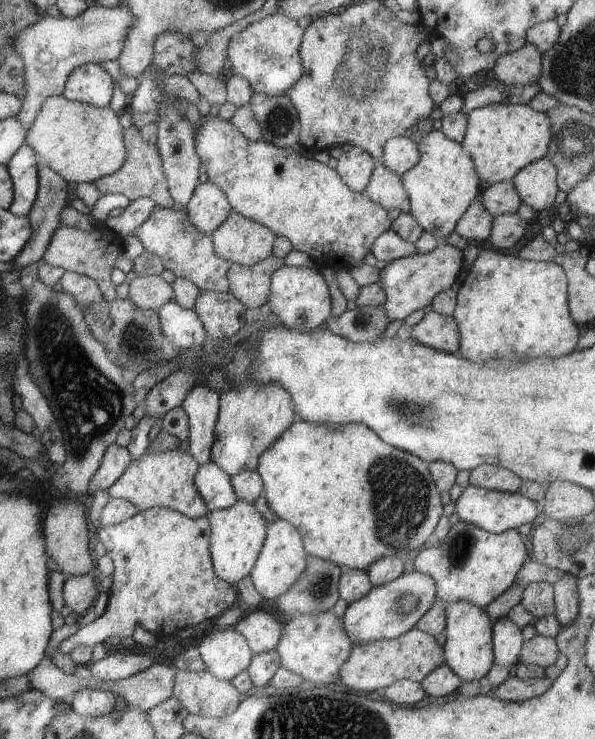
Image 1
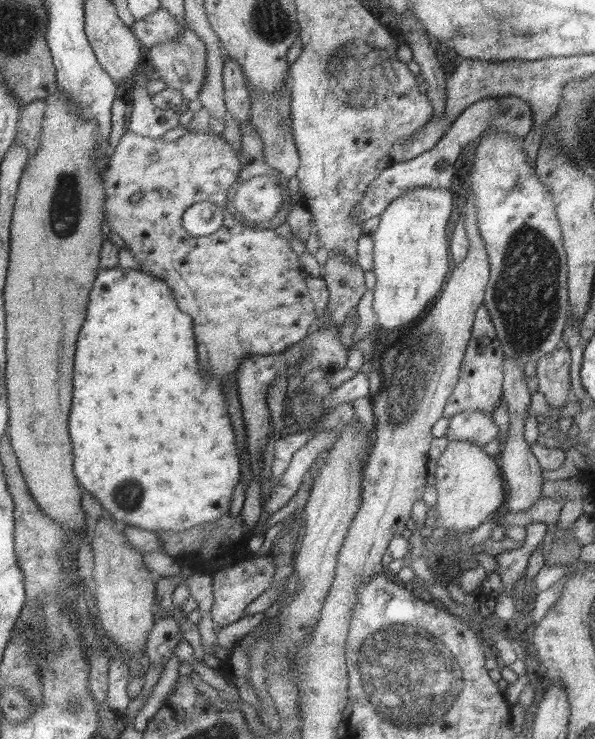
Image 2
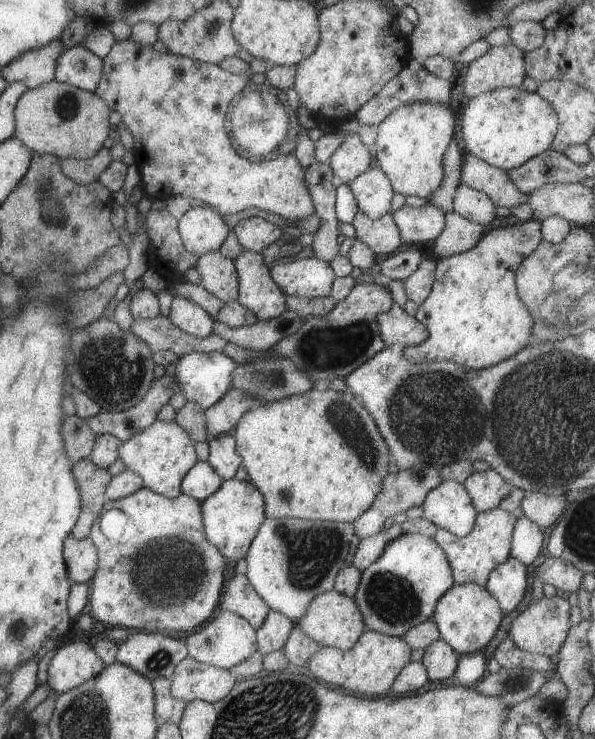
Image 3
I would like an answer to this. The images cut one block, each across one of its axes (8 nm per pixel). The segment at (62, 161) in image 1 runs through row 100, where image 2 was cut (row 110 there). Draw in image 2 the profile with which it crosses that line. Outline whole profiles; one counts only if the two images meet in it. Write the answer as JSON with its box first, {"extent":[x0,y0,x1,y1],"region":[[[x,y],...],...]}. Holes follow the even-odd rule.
{"extent":[2,90,105,534],"region":[[[59,90],[49,95],[43,100],[45,103],[44,115],[40,126],[40,141],[36,151],[26,160],[23,172],[15,193],[15,202],[12,210],[11,224],[9,227],[9,252],[8,267],[6,272],[2,299],[4,300],[4,322],[6,328],[6,341],[4,351],[6,352],[5,386],[6,403],[8,406],[8,427],[6,435],[9,437],[12,451],[14,452],[17,464],[25,481],[25,488],[31,495],[33,502],[38,505],[39,510],[44,512],[49,519],[57,521],[61,525],[61,530],[66,533],[84,534],[86,530],[85,513],[80,505],[81,486],[75,480],[72,471],[73,453],[72,444],[68,433],[68,416],[71,402],[71,368],[73,368],[73,352],[75,352],[75,340],[77,332],[81,328],[81,322],[85,318],[85,308],[87,308],[87,296],[91,292],[91,286],[96,281],[96,272],[99,261],[100,249],[105,236],[101,235],[101,220],[104,216],[105,193],[102,186],[103,165],[96,160],[96,128],[93,121],[84,119],[79,115],[74,115],[70,111],[70,106],[66,103],[66,96]]]}

